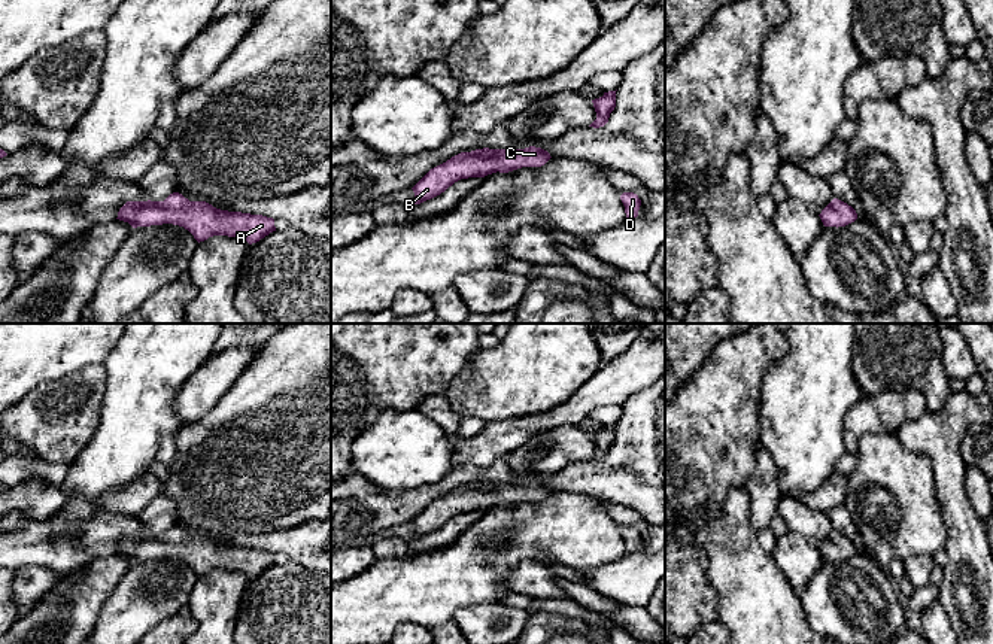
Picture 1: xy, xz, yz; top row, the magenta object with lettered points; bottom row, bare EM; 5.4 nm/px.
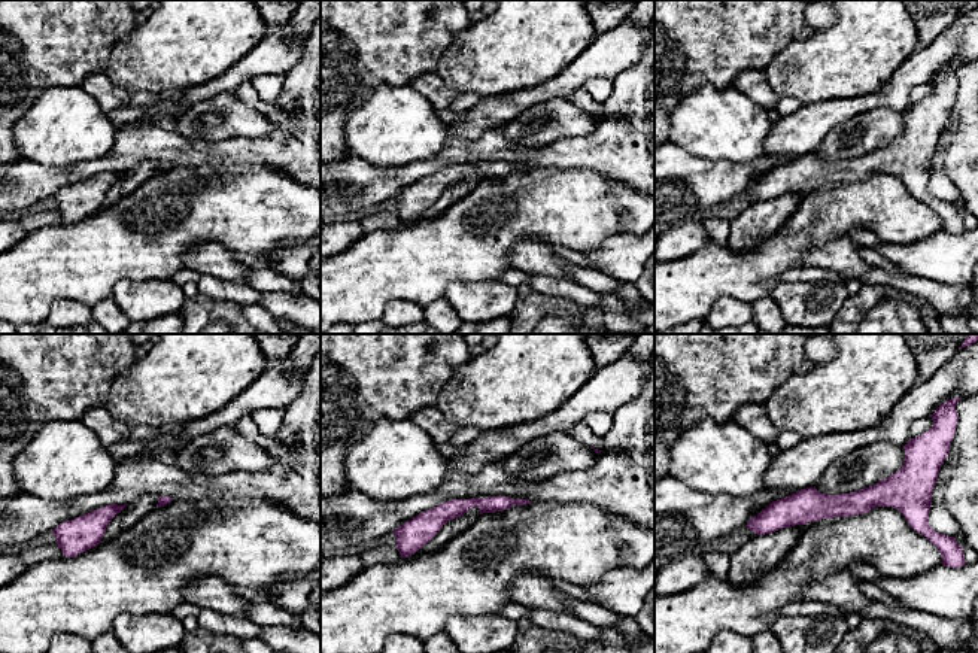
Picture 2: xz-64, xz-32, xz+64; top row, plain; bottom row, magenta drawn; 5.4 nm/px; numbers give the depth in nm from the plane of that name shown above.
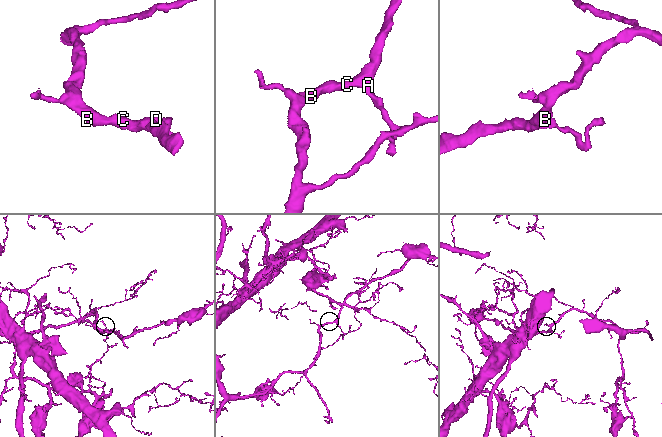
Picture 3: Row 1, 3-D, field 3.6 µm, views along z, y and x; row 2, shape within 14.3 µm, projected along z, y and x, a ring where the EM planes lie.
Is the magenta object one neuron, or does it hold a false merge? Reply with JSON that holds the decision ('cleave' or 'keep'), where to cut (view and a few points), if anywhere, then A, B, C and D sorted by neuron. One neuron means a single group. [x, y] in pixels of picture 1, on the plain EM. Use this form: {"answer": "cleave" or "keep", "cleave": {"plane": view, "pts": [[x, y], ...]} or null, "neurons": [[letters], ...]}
{"answer": "keep", "cleave": null, "neurons": [["A", "B", "C", "D"]]}

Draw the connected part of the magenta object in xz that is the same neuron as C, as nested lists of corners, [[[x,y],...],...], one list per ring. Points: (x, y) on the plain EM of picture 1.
[[[541,482],[525,483],[476,483],[461,486],[446,496],[431,502],[412,523],[413,538],[431,534],[461,513],[485,511],[492,507],[508,507],[522,501],[541,501],[550,493]]]

